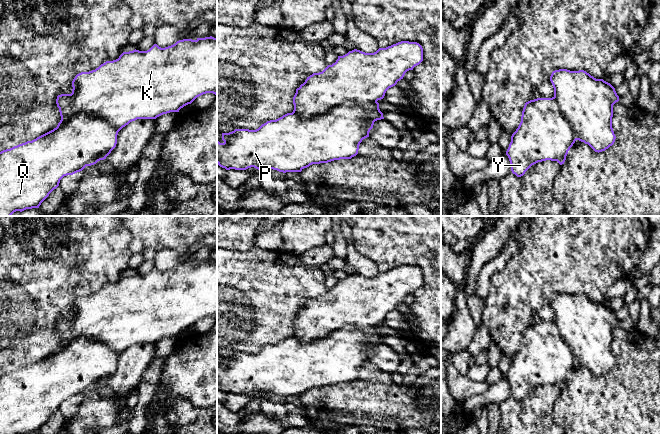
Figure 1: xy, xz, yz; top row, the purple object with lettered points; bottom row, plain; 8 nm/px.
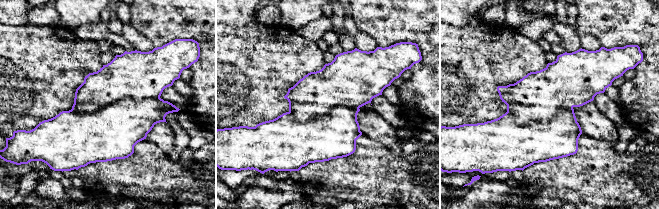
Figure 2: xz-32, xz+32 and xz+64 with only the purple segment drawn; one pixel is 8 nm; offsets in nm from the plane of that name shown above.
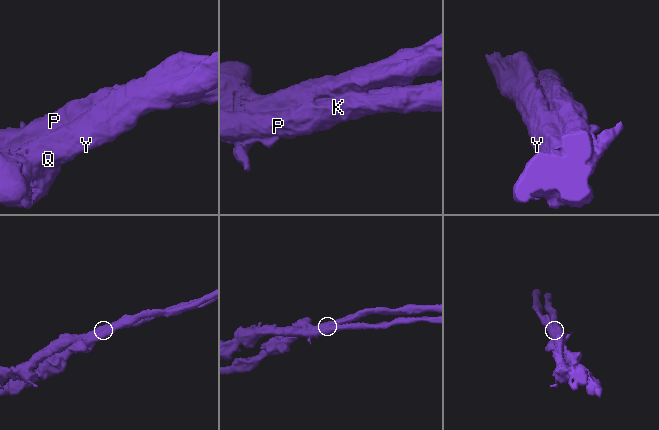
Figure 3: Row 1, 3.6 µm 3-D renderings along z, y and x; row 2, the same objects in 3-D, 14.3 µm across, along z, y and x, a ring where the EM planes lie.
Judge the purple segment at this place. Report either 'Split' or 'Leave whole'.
Split

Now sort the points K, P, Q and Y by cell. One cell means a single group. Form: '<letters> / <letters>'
K P / Q Y

